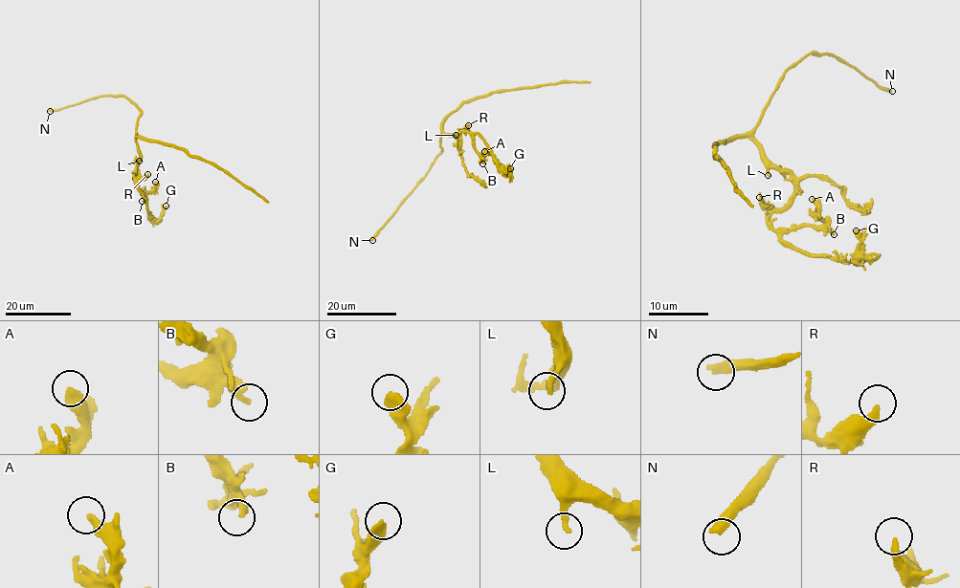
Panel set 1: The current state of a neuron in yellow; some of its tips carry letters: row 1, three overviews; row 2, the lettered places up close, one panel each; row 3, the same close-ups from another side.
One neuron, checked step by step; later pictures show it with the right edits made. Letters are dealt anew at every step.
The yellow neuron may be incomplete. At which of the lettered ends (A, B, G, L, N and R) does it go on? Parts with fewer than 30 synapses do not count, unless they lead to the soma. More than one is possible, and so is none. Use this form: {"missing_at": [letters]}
{"missing_at": ["N"]}

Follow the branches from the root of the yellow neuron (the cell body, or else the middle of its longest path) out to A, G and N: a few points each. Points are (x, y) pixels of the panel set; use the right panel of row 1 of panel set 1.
A: (742, 136), (785, 169), (793, 186), (793, 197), (770, 216), (770, 227), (790, 230), (822, 225), (812, 199)
G: (742, 136), (791, 177), (793, 197), (769, 219), (779, 238), (812, 254), (857, 262), (856, 230)
N: (742, 136), (756, 124), (778, 80), (812, 53), (839, 57), (879, 85), (892, 91)

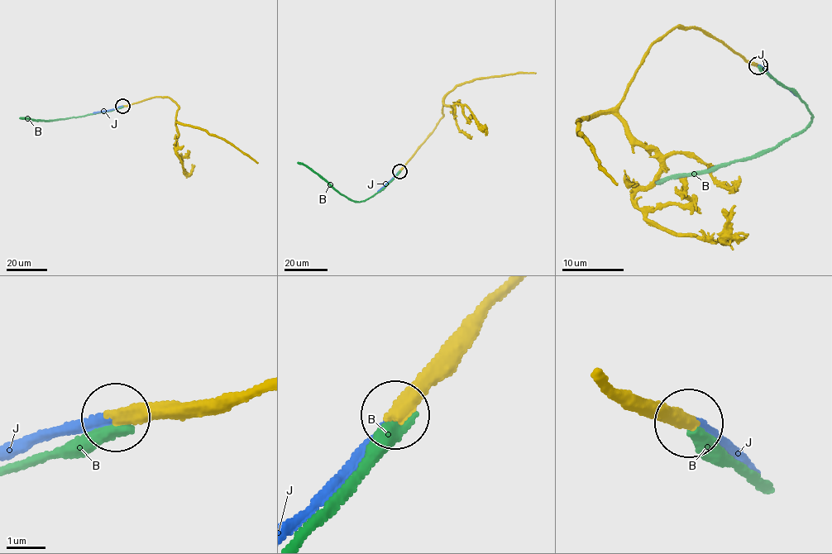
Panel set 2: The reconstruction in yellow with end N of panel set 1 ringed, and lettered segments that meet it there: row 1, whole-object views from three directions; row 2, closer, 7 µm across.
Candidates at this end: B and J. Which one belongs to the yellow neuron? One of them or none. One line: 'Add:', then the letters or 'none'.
Add: J

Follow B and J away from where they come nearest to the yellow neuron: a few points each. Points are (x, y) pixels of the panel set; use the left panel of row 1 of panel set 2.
B: (122, 106), (53, 120), (20, 118)
J: (122, 106), (93, 112)

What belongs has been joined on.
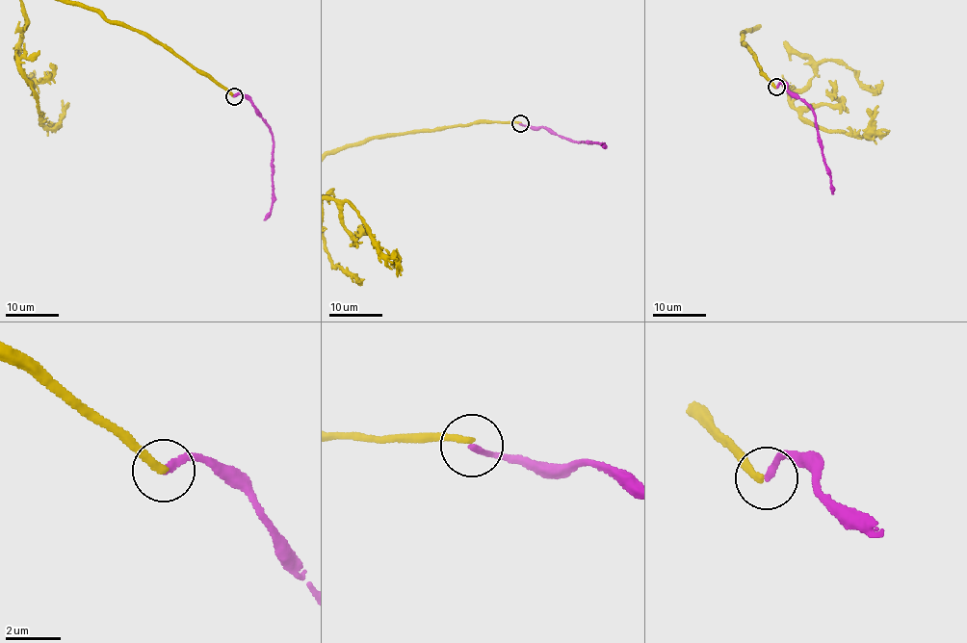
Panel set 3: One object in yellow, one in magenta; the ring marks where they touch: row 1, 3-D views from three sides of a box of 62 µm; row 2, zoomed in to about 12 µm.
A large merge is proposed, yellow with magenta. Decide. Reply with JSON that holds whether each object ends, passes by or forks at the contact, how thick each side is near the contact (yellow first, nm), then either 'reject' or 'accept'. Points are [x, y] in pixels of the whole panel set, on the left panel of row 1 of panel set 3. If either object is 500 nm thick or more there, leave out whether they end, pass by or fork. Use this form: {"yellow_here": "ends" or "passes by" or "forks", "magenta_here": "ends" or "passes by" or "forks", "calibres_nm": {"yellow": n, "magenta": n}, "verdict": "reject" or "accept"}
{"yellow_here": "ends", "magenta_here": "ends", "calibres_nm": {"yellow": 240, "magenta": 200}, "verdict": "reject"}

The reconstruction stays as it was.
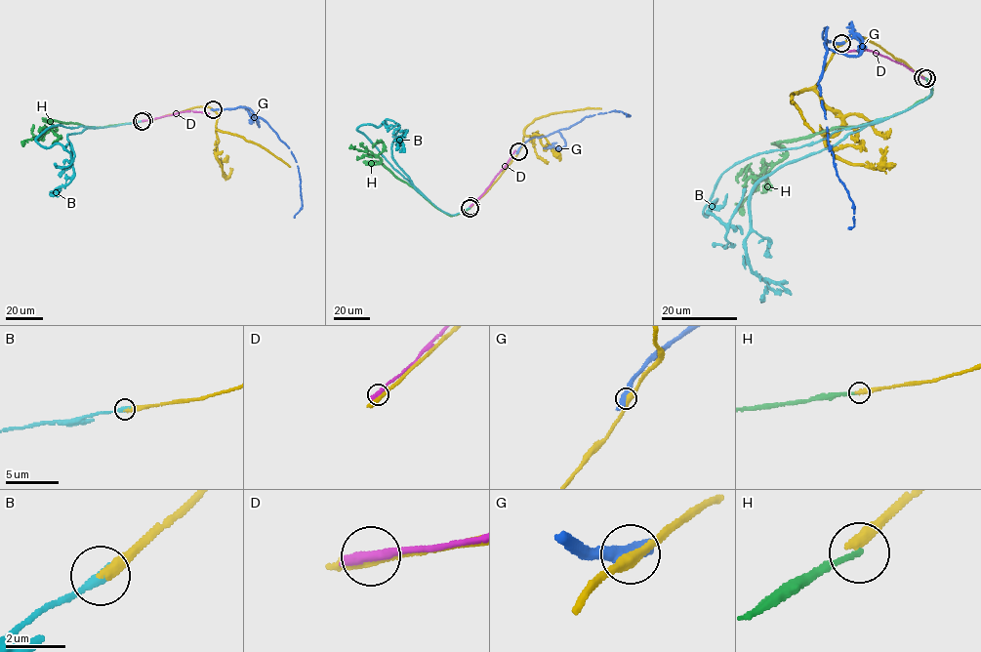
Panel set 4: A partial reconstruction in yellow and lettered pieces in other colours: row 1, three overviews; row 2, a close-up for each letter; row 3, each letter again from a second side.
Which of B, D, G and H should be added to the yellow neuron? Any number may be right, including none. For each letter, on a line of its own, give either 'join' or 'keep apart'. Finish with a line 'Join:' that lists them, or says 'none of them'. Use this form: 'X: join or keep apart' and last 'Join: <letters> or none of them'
B: join
D: keep apart
G: keep apart
H: keep apart
Join: B

